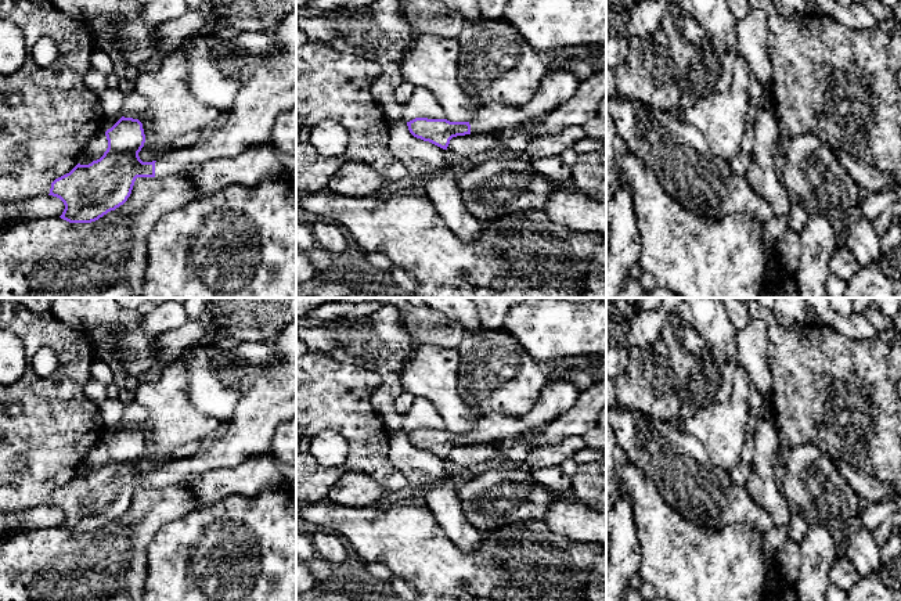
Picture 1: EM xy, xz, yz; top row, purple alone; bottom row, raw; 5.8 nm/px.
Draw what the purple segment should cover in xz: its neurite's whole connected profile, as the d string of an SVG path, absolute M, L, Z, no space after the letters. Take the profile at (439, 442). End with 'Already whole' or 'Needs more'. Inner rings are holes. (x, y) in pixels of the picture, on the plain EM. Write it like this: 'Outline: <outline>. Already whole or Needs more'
Outline: M558 367L547 374L547 384L537 402L522 417L489 413L483 414L469 432L415 428L407 432L408 440L414 447L447 460L450 450L457 446L519 438L540 431L576 404L581 391L570 381L572 371Z. Needs more

